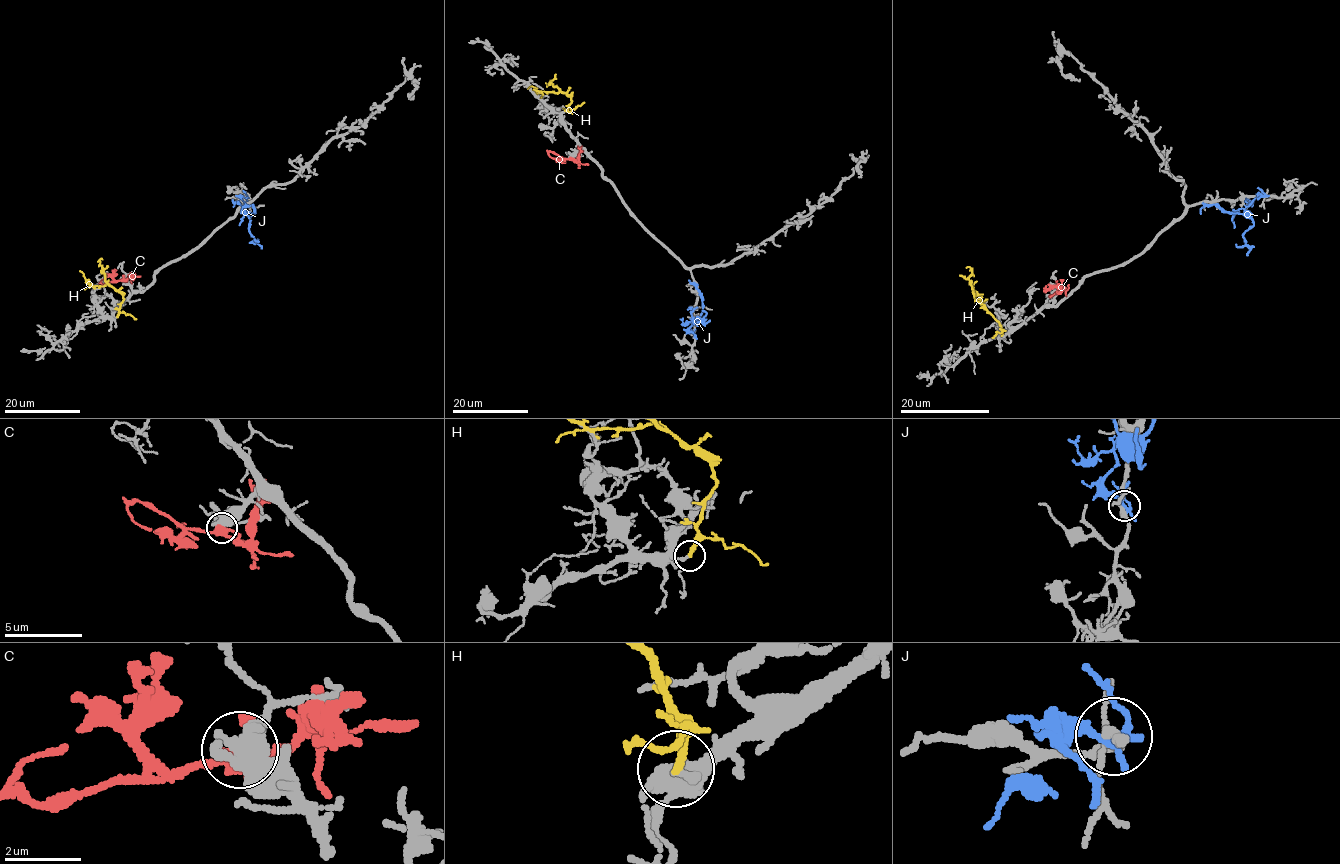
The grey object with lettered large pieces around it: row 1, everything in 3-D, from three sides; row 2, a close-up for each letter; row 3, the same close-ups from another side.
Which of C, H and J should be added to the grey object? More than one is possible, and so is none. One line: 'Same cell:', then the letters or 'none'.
Same cell: none

